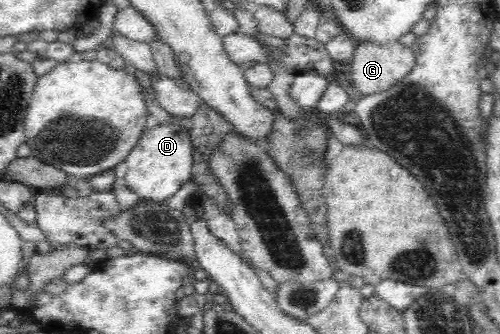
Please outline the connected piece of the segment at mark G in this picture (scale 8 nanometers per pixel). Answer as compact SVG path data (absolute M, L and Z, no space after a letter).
M359 42L353 57L349 61L348 70L345 74L351 82L351 87L354 89L355 95L352 98L357 99L358 97L387 91L389 87L393 87L408 73L411 73L415 62L414 51L400 42L382 46L373 42Z

